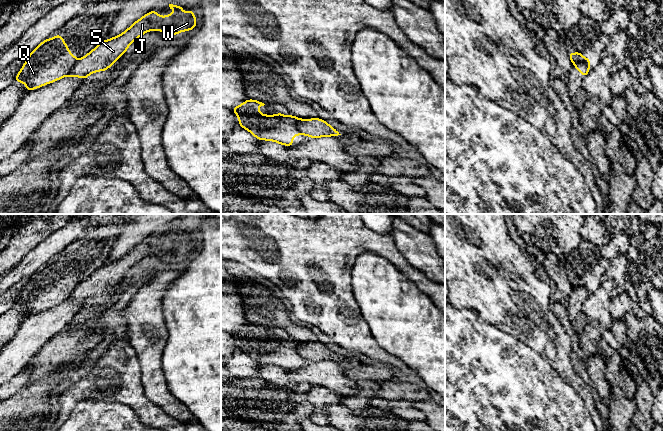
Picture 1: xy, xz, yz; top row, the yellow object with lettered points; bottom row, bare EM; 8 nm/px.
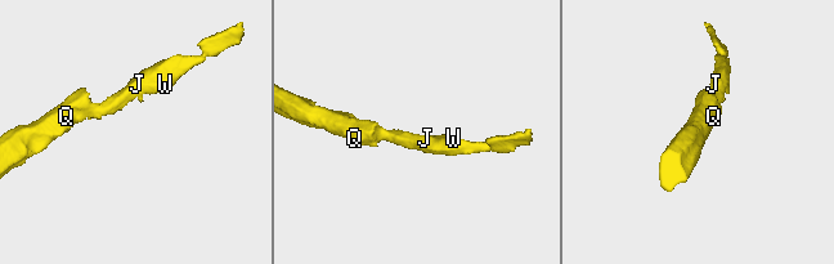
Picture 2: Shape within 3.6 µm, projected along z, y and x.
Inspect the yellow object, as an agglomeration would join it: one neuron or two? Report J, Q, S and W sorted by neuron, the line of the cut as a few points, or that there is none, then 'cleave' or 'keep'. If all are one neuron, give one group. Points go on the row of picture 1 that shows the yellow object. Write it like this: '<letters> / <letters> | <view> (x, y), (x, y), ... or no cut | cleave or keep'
J S W / Q | xz (299, 119), (298, 130), (302, 134) | cleave

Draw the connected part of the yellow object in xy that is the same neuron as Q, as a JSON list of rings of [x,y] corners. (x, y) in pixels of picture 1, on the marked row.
[[[57,33],[29,54],[14,81],[24,83],[29,92],[69,75],[76,62],[76,57]]]

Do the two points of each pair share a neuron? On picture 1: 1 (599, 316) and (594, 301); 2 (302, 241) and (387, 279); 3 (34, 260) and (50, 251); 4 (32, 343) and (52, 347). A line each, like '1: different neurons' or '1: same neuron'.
1: same neuron
2: different neurons
3: same neuron
4: different neurons

